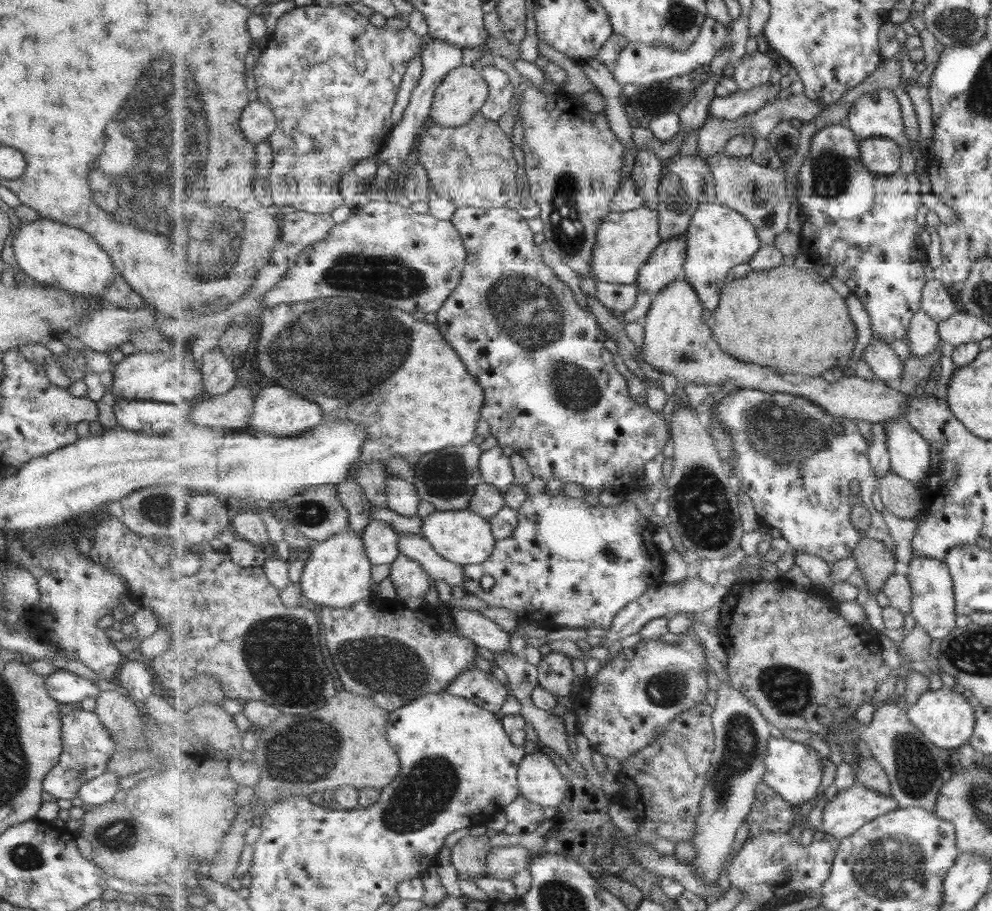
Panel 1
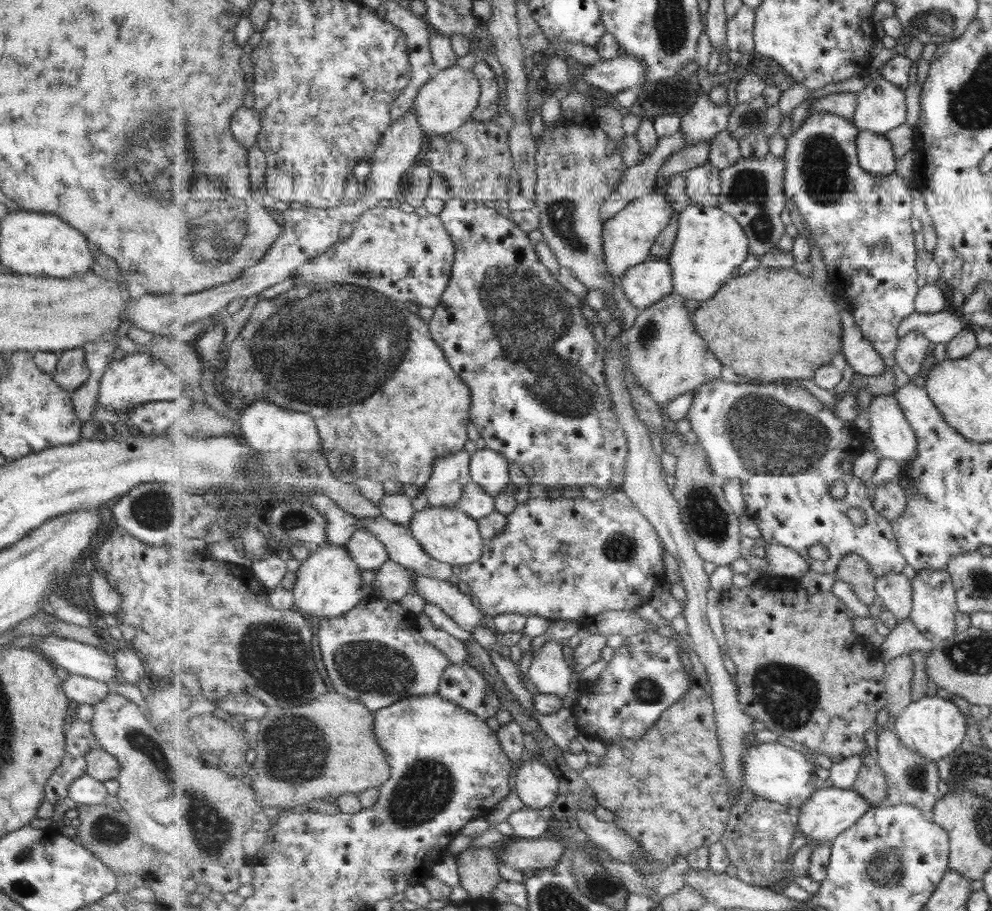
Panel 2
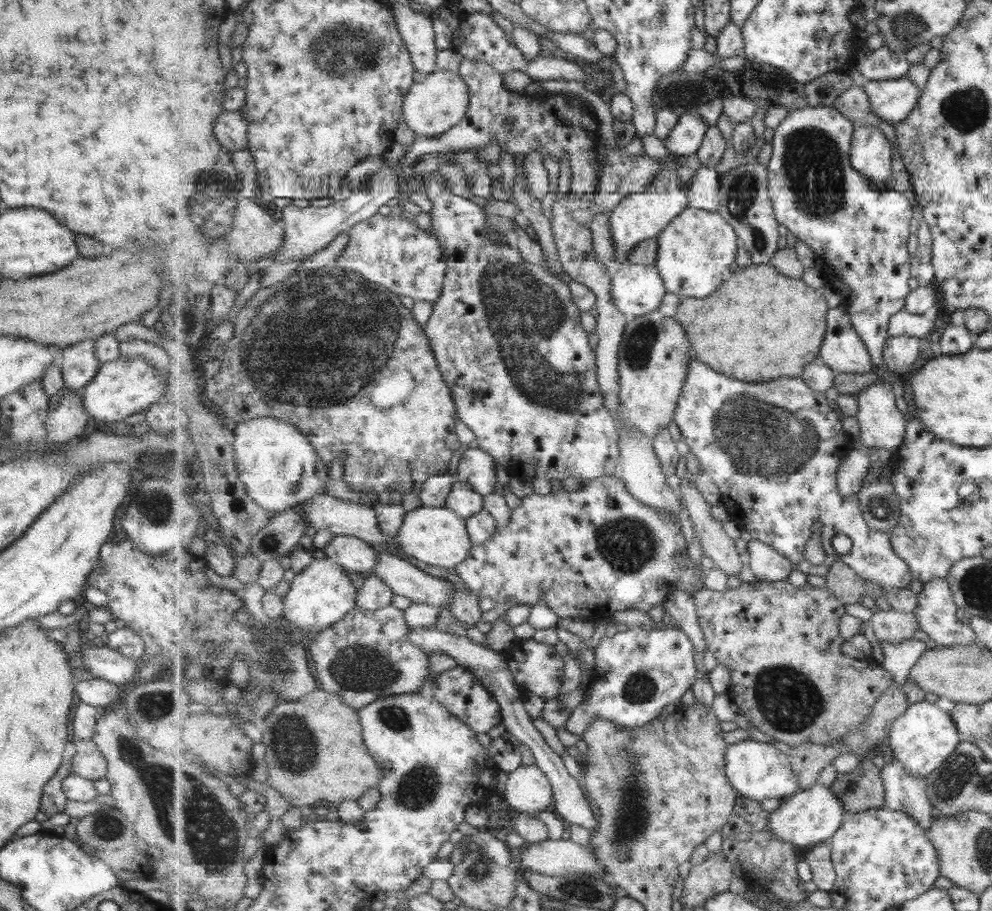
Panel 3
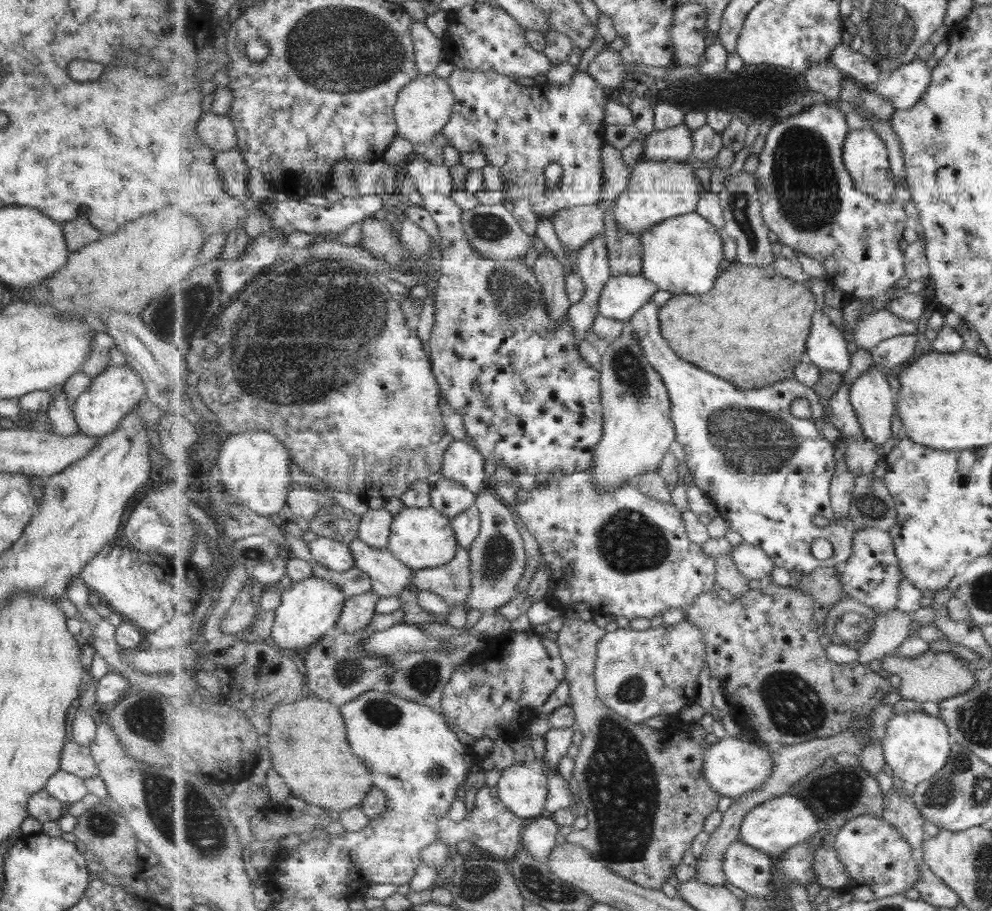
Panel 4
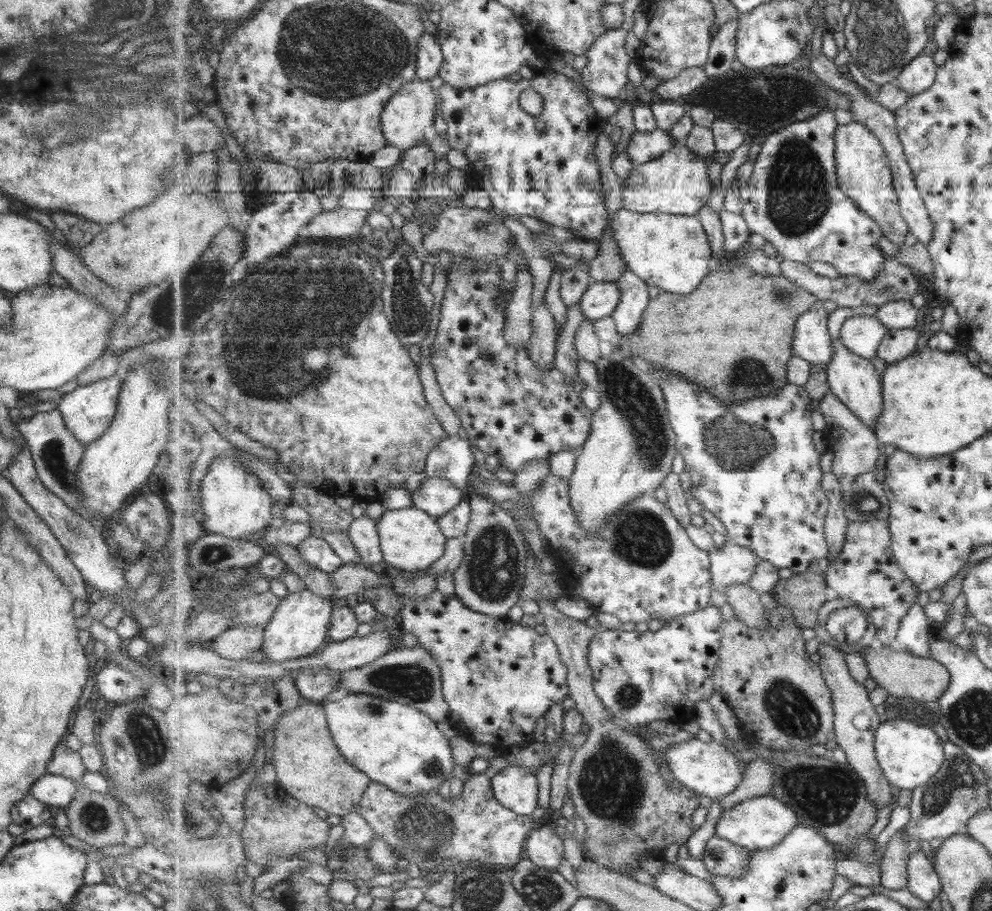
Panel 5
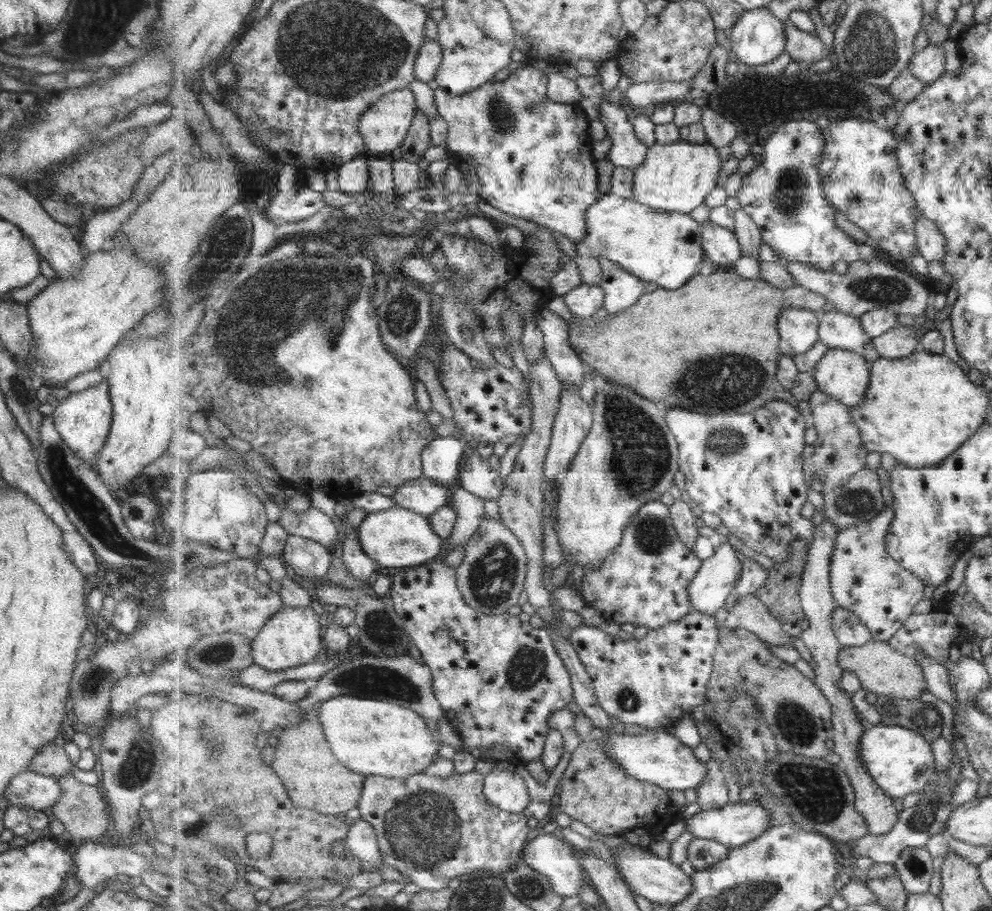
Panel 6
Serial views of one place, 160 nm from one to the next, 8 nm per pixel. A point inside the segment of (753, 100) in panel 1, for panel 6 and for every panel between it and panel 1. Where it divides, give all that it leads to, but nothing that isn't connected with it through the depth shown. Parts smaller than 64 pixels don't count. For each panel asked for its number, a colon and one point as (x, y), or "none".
2: (705, 119)
3: (686, 138)
4: (675, 144)
5: (643, 147)
6: (627, 151)

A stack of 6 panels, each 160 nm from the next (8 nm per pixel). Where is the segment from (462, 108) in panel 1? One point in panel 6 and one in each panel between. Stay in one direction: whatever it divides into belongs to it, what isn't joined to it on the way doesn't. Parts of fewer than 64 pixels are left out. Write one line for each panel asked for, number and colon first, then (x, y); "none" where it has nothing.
2: (445, 103)
3: (438, 102)
4: (423, 108)
5: (412, 110)
6: (385, 126)

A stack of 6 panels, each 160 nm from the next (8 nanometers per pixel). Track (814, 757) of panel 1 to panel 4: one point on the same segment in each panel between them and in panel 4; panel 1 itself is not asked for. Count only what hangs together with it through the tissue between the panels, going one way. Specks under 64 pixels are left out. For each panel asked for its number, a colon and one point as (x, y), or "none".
2: (776, 772)
3: (759, 771)
4: (735, 768)

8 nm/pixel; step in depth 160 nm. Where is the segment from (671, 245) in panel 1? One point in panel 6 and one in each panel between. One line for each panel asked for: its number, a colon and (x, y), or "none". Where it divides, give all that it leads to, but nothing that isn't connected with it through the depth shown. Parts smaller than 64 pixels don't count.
2: (646, 284)
3: (638, 288)
4: (623, 296)
5: (602, 298)
6: (586, 300)

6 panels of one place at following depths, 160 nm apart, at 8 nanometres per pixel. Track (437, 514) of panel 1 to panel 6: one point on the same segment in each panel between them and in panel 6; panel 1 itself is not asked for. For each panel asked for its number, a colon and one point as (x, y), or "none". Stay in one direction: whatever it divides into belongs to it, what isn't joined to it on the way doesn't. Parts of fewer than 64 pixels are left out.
2: (450, 535)
3: (437, 536)
4: (422, 538)
5: (412, 539)
6: (399, 537)

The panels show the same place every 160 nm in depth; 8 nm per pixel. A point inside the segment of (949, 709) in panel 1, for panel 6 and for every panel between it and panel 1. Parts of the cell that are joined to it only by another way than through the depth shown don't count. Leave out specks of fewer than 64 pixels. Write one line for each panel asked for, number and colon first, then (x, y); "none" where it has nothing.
2: (934, 726)
3: (924, 737)
4: (917, 746)
5: (910, 754)
6: (902, 761)

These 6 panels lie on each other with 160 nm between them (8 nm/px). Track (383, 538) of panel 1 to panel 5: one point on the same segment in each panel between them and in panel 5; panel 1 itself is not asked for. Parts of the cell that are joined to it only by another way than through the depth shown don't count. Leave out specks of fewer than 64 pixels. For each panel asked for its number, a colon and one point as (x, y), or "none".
2: (370, 553)
3: (355, 555)
4: (335, 554)
5: (318, 552)

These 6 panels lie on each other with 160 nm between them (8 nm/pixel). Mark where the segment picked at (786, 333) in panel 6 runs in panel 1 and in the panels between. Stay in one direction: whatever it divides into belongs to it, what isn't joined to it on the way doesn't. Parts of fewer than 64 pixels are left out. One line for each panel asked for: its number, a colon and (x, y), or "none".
1: (882, 360)
2: (860, 353)
3: (844, 351)
4: (827, 348)
5: (813, 342)

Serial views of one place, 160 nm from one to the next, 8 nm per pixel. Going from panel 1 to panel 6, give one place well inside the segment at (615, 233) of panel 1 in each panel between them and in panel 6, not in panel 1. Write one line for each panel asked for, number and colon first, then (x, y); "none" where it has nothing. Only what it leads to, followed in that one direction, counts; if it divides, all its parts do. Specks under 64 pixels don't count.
2: (629, 236)
3: (641, 216)
4: (659, 190)
5: (677, 183)
6: (678, 177)

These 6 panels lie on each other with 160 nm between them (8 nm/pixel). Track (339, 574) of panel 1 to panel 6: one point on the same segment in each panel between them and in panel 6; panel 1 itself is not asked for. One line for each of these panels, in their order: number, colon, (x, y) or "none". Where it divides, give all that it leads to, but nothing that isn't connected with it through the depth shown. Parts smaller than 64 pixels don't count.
2: (329, 583)
3: (320, 596)
4: (310, 609)
5: (300, 627)
6: (291, 638)

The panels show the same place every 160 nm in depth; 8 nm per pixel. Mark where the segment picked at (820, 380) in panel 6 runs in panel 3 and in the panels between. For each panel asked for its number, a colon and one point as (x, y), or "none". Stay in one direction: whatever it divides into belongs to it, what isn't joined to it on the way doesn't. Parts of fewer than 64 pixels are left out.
3: (882, 426)
4: (874, 402)
5: (853, 378)

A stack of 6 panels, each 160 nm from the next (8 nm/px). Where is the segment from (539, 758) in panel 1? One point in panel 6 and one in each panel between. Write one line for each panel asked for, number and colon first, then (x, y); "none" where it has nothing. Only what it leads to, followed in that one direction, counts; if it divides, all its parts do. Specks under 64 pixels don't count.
2: (537, 786)
3: (528, 789)
4: (522, 788)
5: (516, 787)
6: (504, 788)

